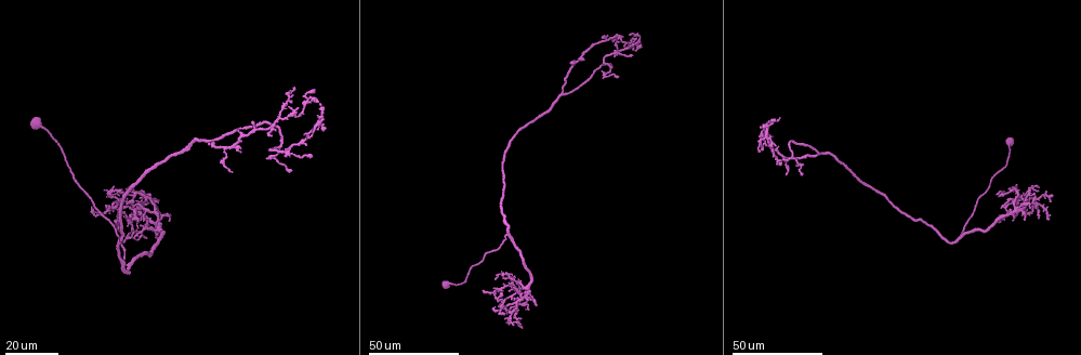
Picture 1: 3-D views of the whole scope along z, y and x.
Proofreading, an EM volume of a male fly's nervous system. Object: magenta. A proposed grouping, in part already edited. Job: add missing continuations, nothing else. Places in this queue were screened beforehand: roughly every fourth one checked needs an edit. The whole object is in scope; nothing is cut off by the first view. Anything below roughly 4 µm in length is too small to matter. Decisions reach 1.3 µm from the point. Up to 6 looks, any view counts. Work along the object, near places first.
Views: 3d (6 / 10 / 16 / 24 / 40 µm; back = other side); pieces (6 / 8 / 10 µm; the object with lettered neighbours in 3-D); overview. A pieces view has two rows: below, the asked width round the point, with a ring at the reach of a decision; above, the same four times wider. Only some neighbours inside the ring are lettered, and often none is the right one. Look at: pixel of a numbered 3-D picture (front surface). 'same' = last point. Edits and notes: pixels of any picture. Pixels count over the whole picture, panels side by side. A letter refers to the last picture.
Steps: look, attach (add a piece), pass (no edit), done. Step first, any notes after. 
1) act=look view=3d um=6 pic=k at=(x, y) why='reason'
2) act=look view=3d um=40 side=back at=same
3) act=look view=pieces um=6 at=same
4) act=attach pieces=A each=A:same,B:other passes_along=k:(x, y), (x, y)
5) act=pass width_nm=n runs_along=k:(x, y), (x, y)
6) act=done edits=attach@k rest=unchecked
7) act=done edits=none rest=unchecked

act=look view=3d um=24 pic=1 at=(502, 293) why='branch stops here'

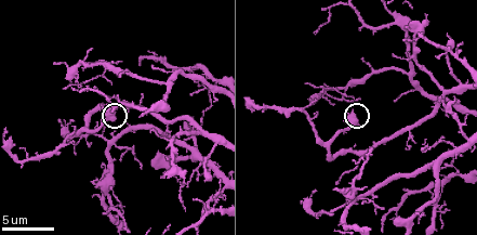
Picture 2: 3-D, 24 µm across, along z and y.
act=look view=pieces um=6 pic=2 at=(102, 107)

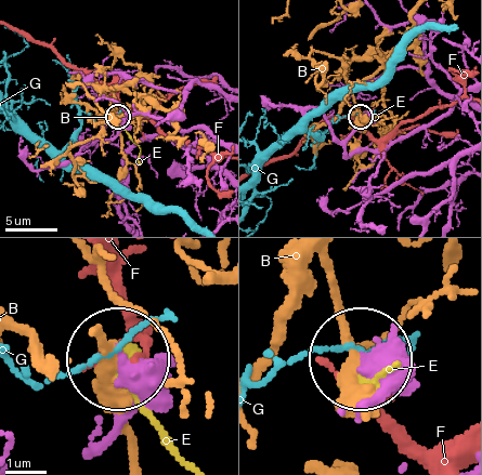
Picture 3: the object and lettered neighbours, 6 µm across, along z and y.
act=pass each=B:other,E:other,F:other,G:other runs_along=3:(96, 440), (134, 388), (120, 361) found='no lettered piece goes on from it'

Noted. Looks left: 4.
act=look view=pieces um=8 pic=2 at=(141, 63)

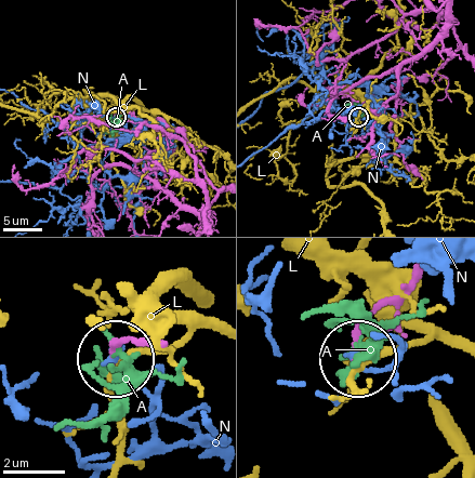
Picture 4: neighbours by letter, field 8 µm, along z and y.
act=pass each=A:other,L:other,N:other runs_along=4:(206, 174), (179, 133), (158, 120), (115, 116) found='no lettered piece goes on from it'

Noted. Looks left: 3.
act=look view=3d um=40 pic=1 at=(240, 152) why='an open end'

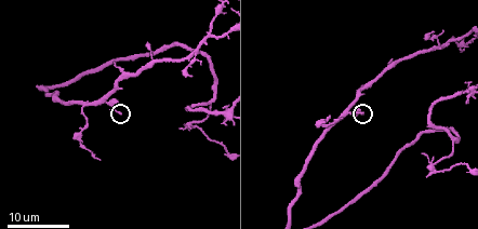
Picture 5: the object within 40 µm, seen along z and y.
act=look view=pieces um=8 pic=5 at=(120, 111)

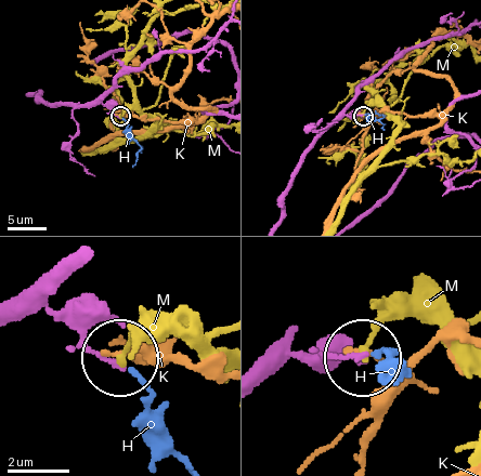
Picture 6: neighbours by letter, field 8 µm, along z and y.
act=attach pieces=H width_nm=160 each=H:same,K:other,M:other passes_along=6:(100, 105), (124, 120), (139, 147), (132, 166) found='the cell continues'

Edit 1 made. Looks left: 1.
act=done edits=attach@6 rest=unchecked

